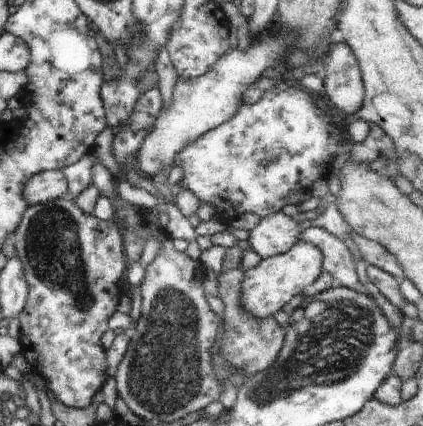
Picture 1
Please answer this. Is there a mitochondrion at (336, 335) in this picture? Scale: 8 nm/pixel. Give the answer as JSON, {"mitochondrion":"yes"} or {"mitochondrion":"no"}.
{"mitochondrion":"yes"}

